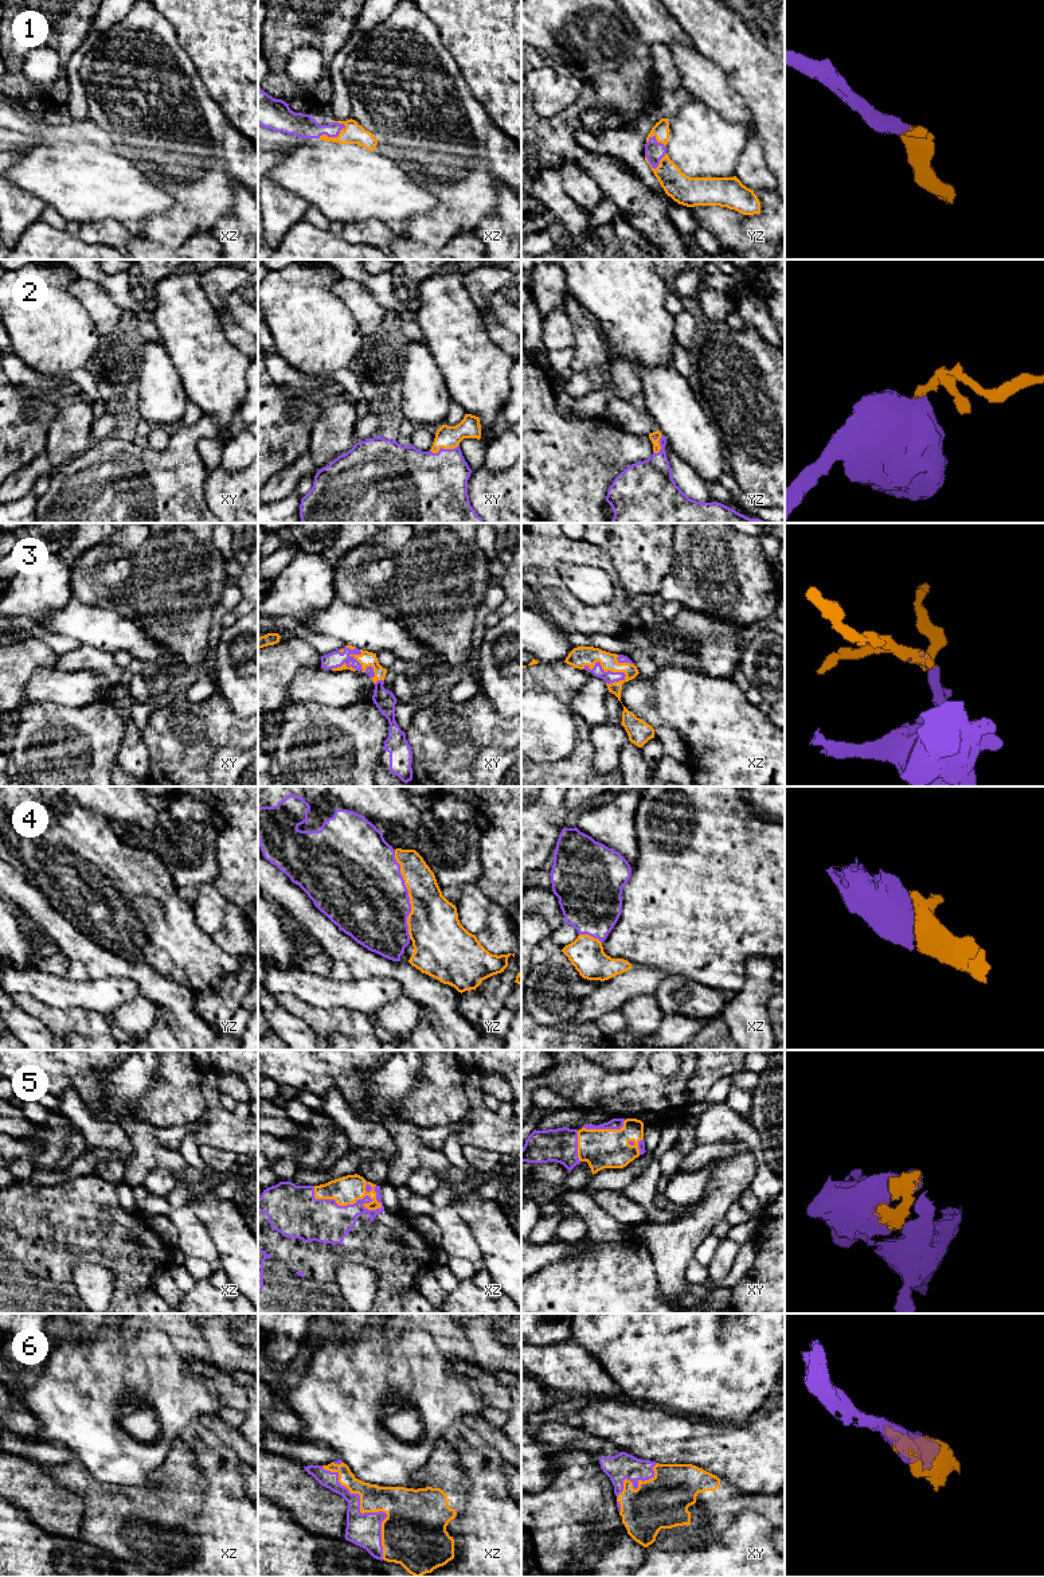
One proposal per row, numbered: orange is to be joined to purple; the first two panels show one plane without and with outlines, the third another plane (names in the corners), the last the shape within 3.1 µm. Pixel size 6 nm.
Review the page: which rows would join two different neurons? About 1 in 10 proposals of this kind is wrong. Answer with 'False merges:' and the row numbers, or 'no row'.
False merges: no row

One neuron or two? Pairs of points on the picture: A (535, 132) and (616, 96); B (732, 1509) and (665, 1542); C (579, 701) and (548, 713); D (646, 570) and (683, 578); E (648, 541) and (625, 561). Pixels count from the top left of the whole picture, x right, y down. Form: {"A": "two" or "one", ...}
{"A": "one", "B": "one", "C": "two", "D": "two", "E": "one"}

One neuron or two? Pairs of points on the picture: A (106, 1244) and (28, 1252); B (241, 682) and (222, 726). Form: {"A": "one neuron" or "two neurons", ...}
{"A": "one neuron", "B": "two neurons"}

